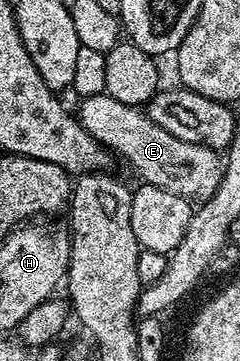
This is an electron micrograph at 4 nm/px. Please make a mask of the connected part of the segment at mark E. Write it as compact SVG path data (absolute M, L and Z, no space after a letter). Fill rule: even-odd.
M106 92L82 98L78 104L77 118L84 129L110 152L121 155L137 171L142 182L188 201L206 201L218 189L224 164L216 150L177 139L138 106L121 103Z

